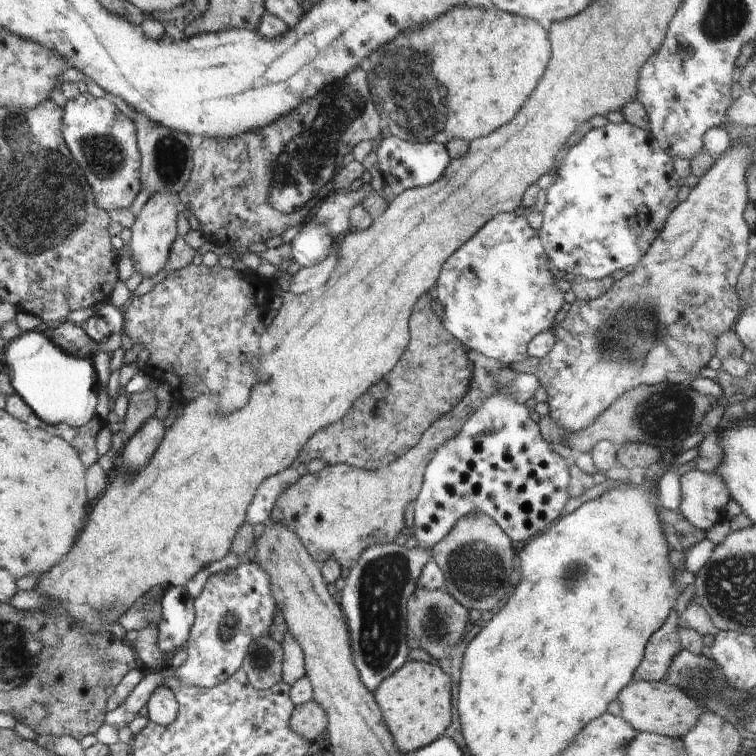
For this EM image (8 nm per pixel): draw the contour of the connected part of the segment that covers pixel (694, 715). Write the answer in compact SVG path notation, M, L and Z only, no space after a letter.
M667 681L632 682L621 690L617 696L622 708L621 717L625 718L637 731L656 733L667 737L681 739L705 711L698 708L692 698Z

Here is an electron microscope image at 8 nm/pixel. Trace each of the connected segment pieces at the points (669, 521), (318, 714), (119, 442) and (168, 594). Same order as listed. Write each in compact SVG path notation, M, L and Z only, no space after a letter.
M660 506L658 516L662 521L666 540L668 540L670 548L674 551L684 553L690 546L694 546L705 539L705 531L690 524L679 511Z
M312 698L300 706L294 705L294 712L290 717L290 730L294 734L300 734L312 743L326 728L326 711L316 700Z
M145 390L132 393L130 404L124 418L124 428L119 433L114 433L111 437L112 446L116 455L128 444L128 441L152 416L155 416L158 409L156 394L154 391Z
M167 586L160 604L162 620L157 624L158 646L166 656L171 657L188 642L195 619L193 598L186 591L186 586Z

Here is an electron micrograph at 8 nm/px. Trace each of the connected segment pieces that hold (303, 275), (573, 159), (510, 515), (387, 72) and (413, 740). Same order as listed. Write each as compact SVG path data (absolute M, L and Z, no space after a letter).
M328 253L320 264L312 268L293 268L292 282L290 282L290 291L292 294L308 294L315 287L322 286L330 280L330 276L338 268L338 255Z
M609 123L587 132L576 146L566 152L550 174L554 181L546 191L546 206L538 234L550 265L575 276L600 280L626 266L636 266L676 206L678 174L673 158L650 131L623 124Z
M505 366L498 374L496 390L482 402L474 414L464 422L458 436L440 446L424 470L424 480L416 500L413 500L414 526L411 534L418 540L418 546L434 548L454 528L459 518L468 513L482 513L490 516L514 542L528 542L536 535L546 532L562 515L568 501L570 486L569 468L564 458L552 451L542 438L538 423L530 417L525 404L516 402L508 392L506 384L514 380L516 373Z
M460 6L454 12L450 10L438 16L438 22L434 20L426 26L410 28L398 34L398 38L390 40L386 46L380 46L374 54L370 54L370 58L363 60L363 63L366 62L363 67L367 71L369 91L380 114L382 128L400 140L445 145L452 139L471 141L472 138L486 136L510 122L534 92L548 60L548 32L536 20L508 14L498 8L482 10Z
M408 659L392 676L380 682L373 696L400 752L413 753L432 744L452 724L452 678L436 664Z

